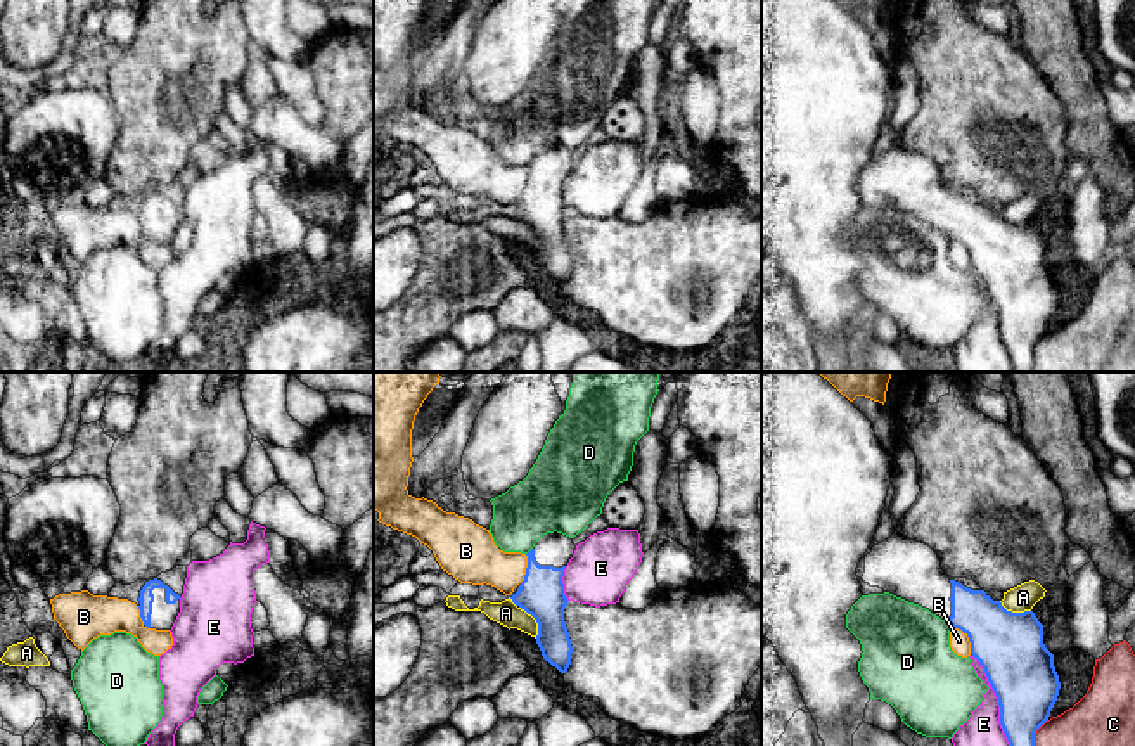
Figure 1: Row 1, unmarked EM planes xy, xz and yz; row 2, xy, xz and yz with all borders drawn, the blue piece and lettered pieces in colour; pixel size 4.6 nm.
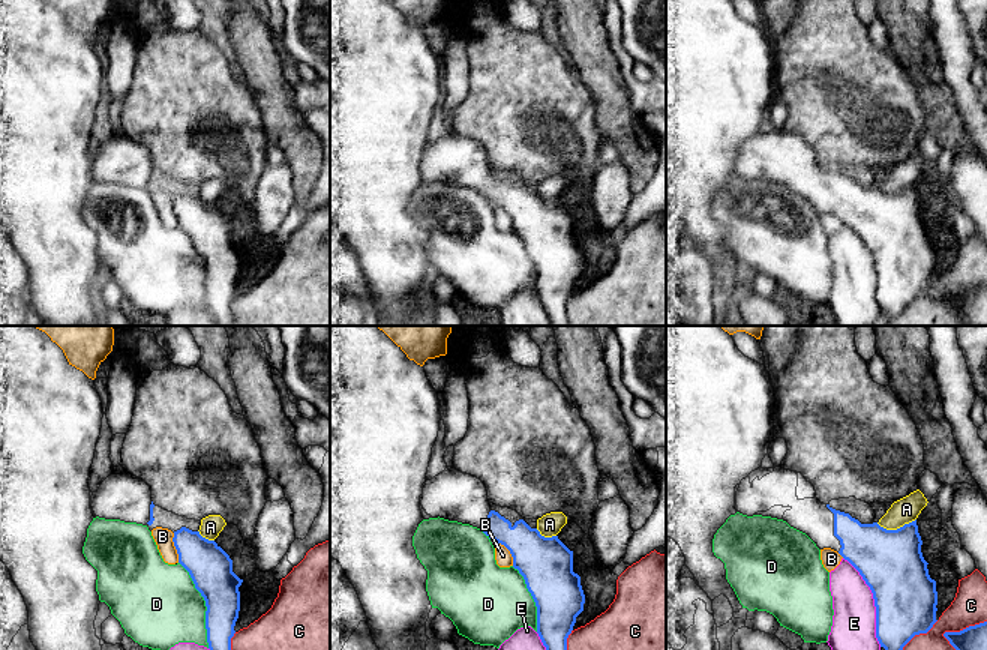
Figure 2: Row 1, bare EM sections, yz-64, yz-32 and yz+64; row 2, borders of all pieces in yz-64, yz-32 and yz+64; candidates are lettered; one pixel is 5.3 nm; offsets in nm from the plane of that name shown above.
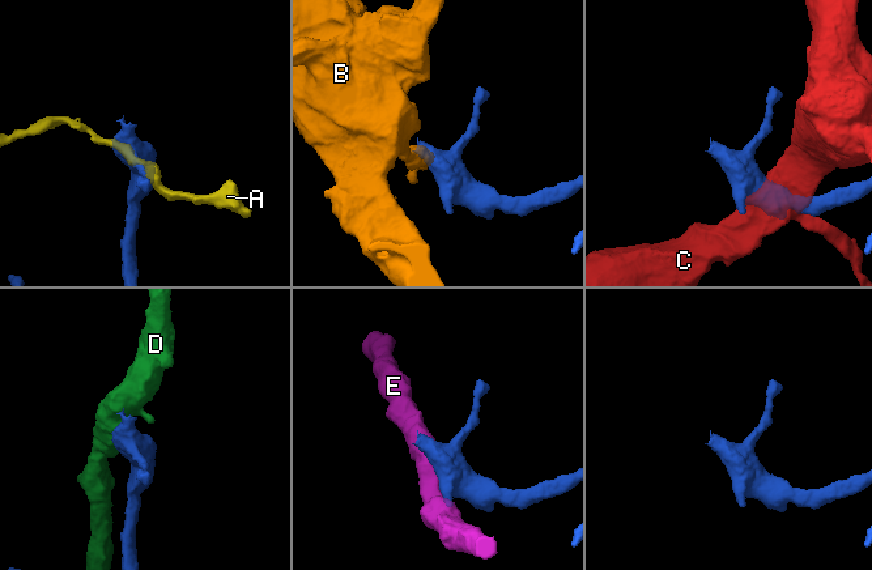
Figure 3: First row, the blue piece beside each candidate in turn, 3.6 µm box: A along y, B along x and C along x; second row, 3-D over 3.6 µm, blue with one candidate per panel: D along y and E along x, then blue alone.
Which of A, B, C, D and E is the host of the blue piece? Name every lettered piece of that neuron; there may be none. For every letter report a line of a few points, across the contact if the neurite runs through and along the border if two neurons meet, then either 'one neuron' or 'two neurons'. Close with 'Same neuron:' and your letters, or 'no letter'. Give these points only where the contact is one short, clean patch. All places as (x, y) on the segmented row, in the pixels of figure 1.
A: two neurons
B: line yz (954, 627), (968, 637), (971, 653); two neurons
C: two neurons
D: two neurons
E: two neurons
Same neuron: no letter

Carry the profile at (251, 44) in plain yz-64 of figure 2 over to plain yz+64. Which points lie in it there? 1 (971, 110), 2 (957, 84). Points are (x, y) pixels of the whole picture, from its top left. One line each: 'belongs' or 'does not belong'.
1: does not belong
2: does not belong

